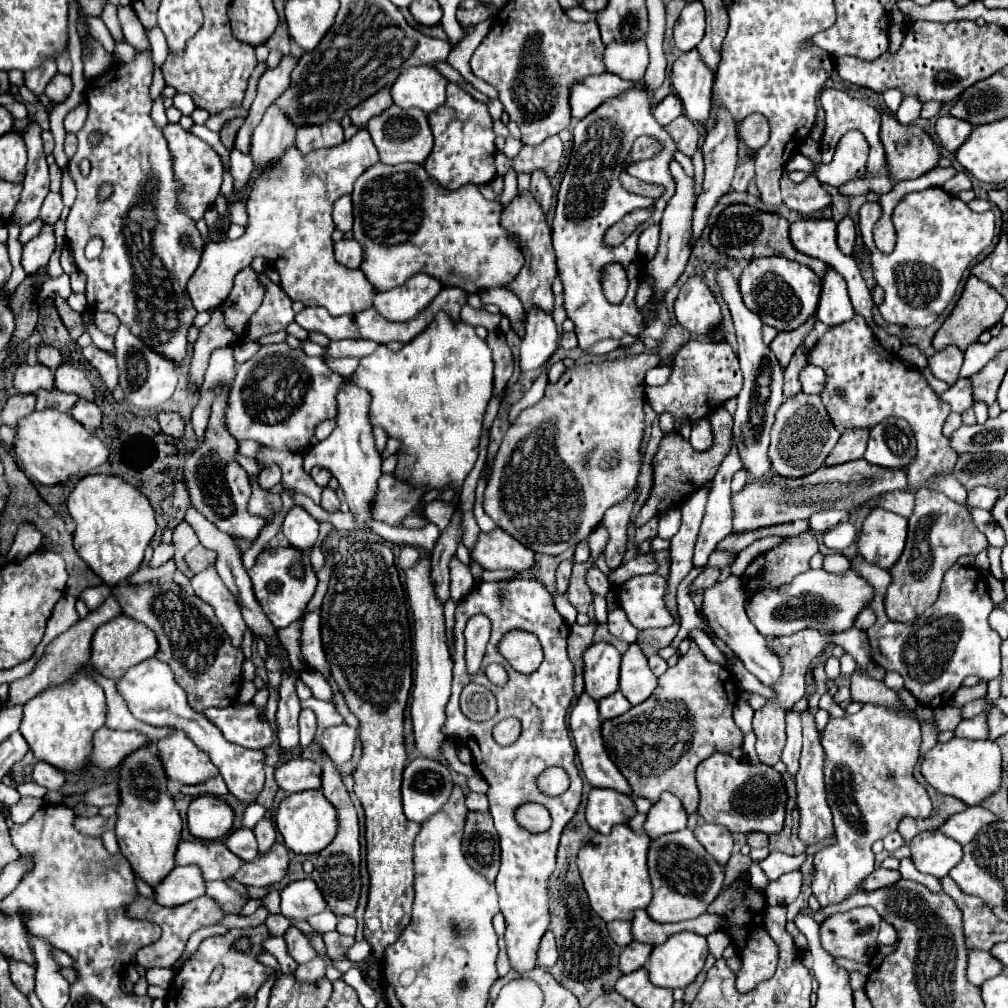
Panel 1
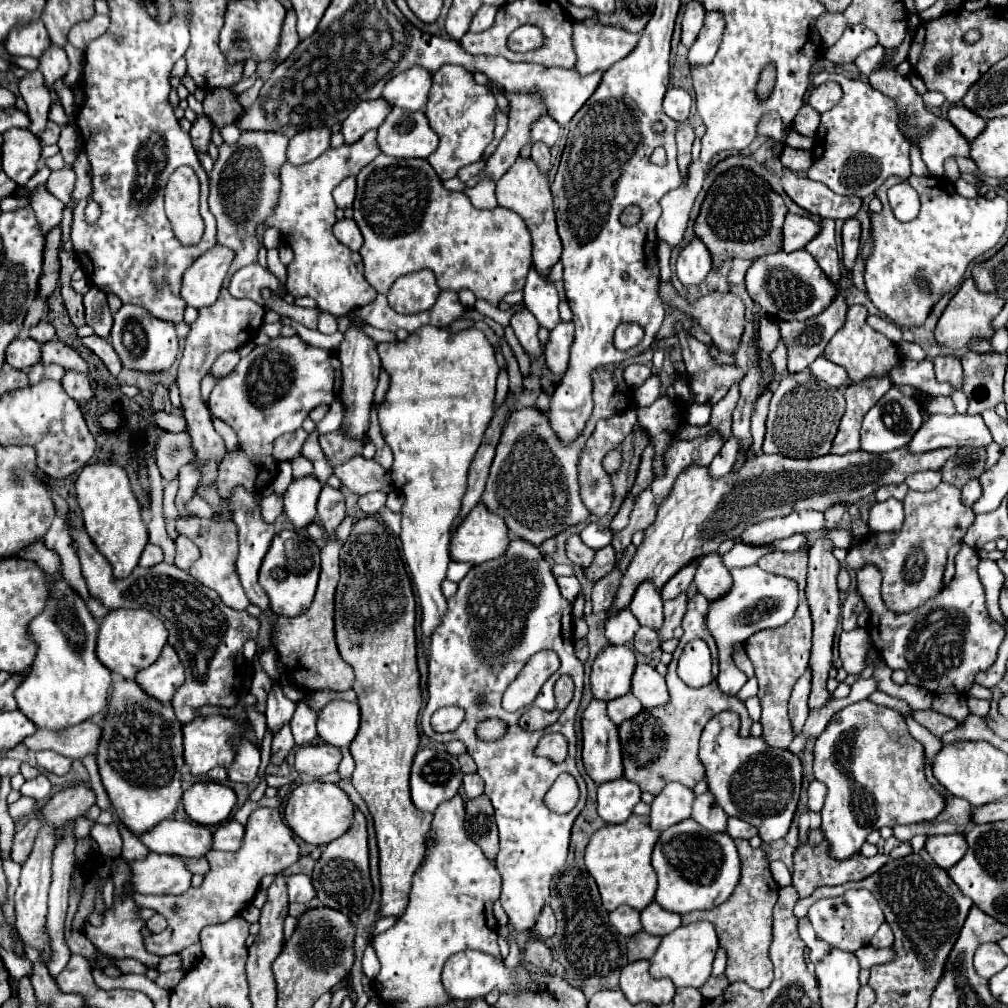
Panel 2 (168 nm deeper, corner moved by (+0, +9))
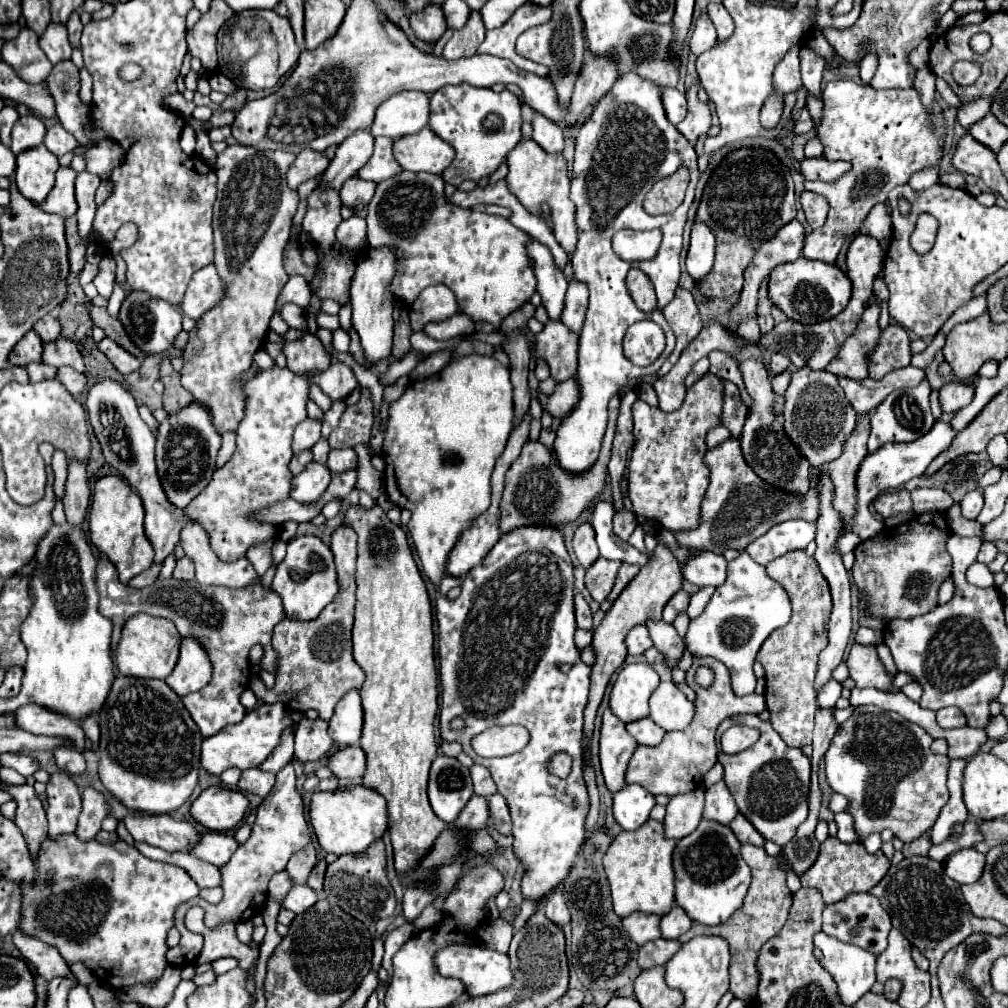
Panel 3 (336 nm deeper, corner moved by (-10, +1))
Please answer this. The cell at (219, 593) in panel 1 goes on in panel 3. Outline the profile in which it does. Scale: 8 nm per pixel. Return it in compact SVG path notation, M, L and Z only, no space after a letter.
M190 523L180 533L180 545L196 563L196 581L202 585L216 585L216 587L228 587L228 589L246 589L256 585L258 573L254 571L252 563L246 557L240 557L236 561L222 561L212 545L210 535L202 525Z

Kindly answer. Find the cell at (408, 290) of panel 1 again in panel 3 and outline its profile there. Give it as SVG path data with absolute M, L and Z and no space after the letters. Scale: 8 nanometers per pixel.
M446 285L426 287L410 307L410 323L412 331L420 331L430 321L444 321L456 313L460 307L454 299L454 293Z

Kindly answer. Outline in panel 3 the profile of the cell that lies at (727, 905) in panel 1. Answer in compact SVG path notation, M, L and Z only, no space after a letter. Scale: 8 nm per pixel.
M742 845L742 857L752 869L752 885L748 889L748 895L744 899L744 905L722 925L702 925L702 923L692 923L690 931L680 937L680 941L688 941L696 935L720 935L728 941L730 945L730 991L738 999L750 1001L756 997L756 969L754 961L758 957L760 947L770 939L780 933L780 929L786 923L788 909L792 905L792 893L786 887L786 867L782 865L782 857L770 857L764 847L754 847L754 845Z

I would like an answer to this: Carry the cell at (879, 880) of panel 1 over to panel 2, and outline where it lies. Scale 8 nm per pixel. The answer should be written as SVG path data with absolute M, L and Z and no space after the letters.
M826 839L816 847L810 847L806 843L794 851L794 887L798 889L800 897L808 897L820 885L842 885L846 881L860 881L876 873L884 863L886 863L884 853L878 853L874 857L864 857L862 853L854 853L854 857L848 857L846 861L834 861L834 857L830 857L830 843Z

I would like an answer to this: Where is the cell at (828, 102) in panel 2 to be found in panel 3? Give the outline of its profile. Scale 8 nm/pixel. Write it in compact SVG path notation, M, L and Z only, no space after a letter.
M802 47L800 49L800 67L802 67L802 81L806 85L806 89L822 99L822 89L820 89L820 79L824 73L824 59L820 55L816 55L810 47Z

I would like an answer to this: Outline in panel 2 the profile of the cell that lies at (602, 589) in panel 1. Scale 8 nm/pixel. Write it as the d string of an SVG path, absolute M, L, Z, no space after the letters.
M574 533L568 537L566 541L566 557L570 559L570 563L574 565L584 565L588 567L592 563L592 557L594 557L594 549L590 549L588 545L582 543L582 539Z

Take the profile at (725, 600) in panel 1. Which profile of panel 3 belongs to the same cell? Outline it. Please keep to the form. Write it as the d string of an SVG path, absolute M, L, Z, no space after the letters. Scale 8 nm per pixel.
M662 527L658 529L656 533L656 539L664 541L666 545L670 545L670 549L680 555L680 561L684 561L684 567L682 567L682 573L684 573L684 579L698 585L698 587L720 587L724 581L726 581L726 559L722 555L716 555L716 553L710 553L710 551L704 551L704 553L696 553L696 555L690 555L686 549L680 549L676 547L676 541L674 537Z

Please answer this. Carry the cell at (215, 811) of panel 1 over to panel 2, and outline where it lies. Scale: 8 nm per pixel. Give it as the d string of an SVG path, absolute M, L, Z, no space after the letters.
M198 781L182 795L186 815L198 825L220 825L236 805L236 793L216 781Z

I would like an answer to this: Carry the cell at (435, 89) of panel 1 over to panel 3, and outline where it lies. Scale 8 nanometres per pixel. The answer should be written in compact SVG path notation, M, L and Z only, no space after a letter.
M400 91L392 95L376 111L370 127L372 135L386 135L390 139L418 133L428 125L430 95L420 91Z

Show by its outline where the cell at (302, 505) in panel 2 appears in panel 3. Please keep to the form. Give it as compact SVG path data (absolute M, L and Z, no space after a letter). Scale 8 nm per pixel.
M312 461L300 475L296 475L292 479L290 497L294 501L306 503L306 505L318 503L322 499L320 495L324 495L324 491L328 489L330 481L332 481L332 477L330 477L328 467Z

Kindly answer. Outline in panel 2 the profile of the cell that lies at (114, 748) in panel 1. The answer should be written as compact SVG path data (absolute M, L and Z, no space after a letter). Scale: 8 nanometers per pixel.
M84 721L82 725L74 725L74 729L62 729L62 733L54 733L52 729L38 729L34 735L26 737L22 745L32 751L50 749L70 759L84 759L88 753L96 753L100 733L100 725Z

